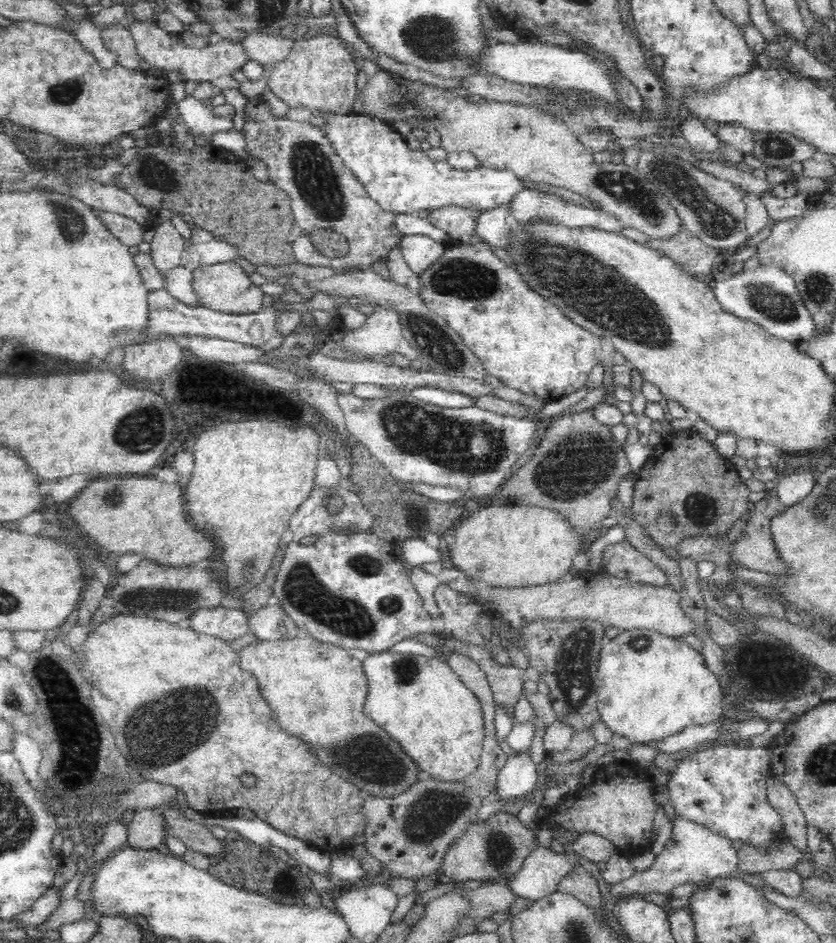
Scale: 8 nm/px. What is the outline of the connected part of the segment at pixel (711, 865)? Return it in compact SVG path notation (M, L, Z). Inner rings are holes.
M677 818L673 826L673 834L666 842L664 850L657 855L655 863L643 873L632 876L630 880L622 881L611 886L613 893L619 898L620 894L627 892L647 893L659 892L666 894L676 886L694 883L702 886L714 878L732 877L738 873L740 866L740 855L732 845L732 841L712 833L706 827L694 824L690 821Z

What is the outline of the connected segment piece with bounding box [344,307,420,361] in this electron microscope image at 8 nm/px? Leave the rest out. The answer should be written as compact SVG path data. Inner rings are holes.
M384 307L372 312L363 328L352 329L350 333L345 339L344 347L348 351L360 353L360 356L370 355L379 360L388 352L398 352L411 361L420 358L420 353L405 340L400 317L394 307Z

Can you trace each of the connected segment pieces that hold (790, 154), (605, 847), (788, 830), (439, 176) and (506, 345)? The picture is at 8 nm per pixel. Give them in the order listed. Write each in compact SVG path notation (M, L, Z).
M756 132L756 146L752 154L768 167L786 169L794 162L801 163L814 158L816 151L813 146L804 144L789 134Z
M590 833L580 835L571 845L570 855L578 856L580 860L588 860L594 866L610 862L610 858L614 856L614 850L617 848L614 843L604 837Z
M768 775L766 780L767 801L782 817L782 825L784 825L783 838L789 840L805 854L809 827L801 808L795 801L795 796L774 776Z
M335 113L326 121L328 124L324 126L324 131L336 153L364 184L370 198L395 216L432 212L448 206L487 212L510 202L520 189L530 188L530 182L518 180L507 170L484 166L474 170L454 170L446 161L433 163L424 151L408 148L405 137L391 124L374 115Z
M451 243L440 259L432 269L415 280L420 284L419 294L430 309L446 319L465 345L482 361L488 373L501 379L504 386L517 388L546 403L586 386L592 369L600 363L603 354L600 337L574 324L554 302L532 290L519 270L508 268L491 249L478 245L456 247Z

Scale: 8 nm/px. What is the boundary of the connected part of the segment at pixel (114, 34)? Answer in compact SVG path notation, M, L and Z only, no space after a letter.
M121 24L101 31L103 47L117 56L117 64L128 70L140 71L141 58L135 49L135 40L130 29Z

